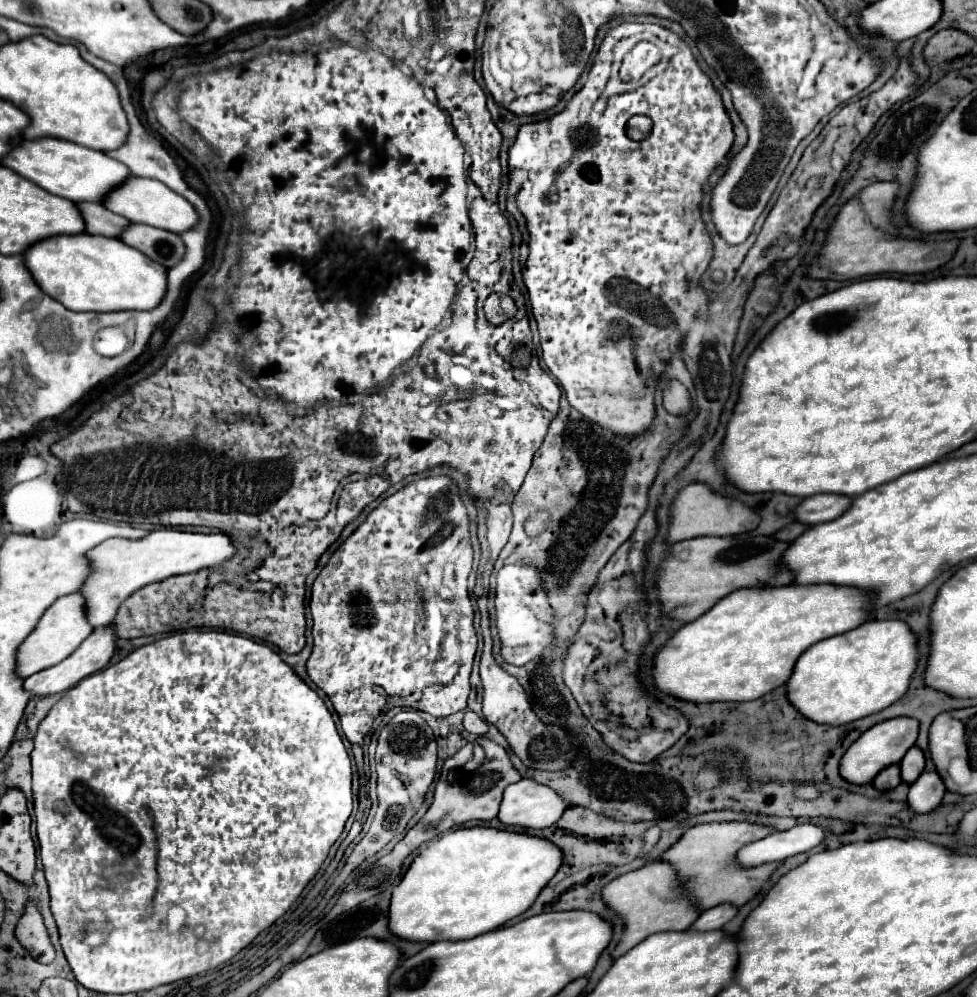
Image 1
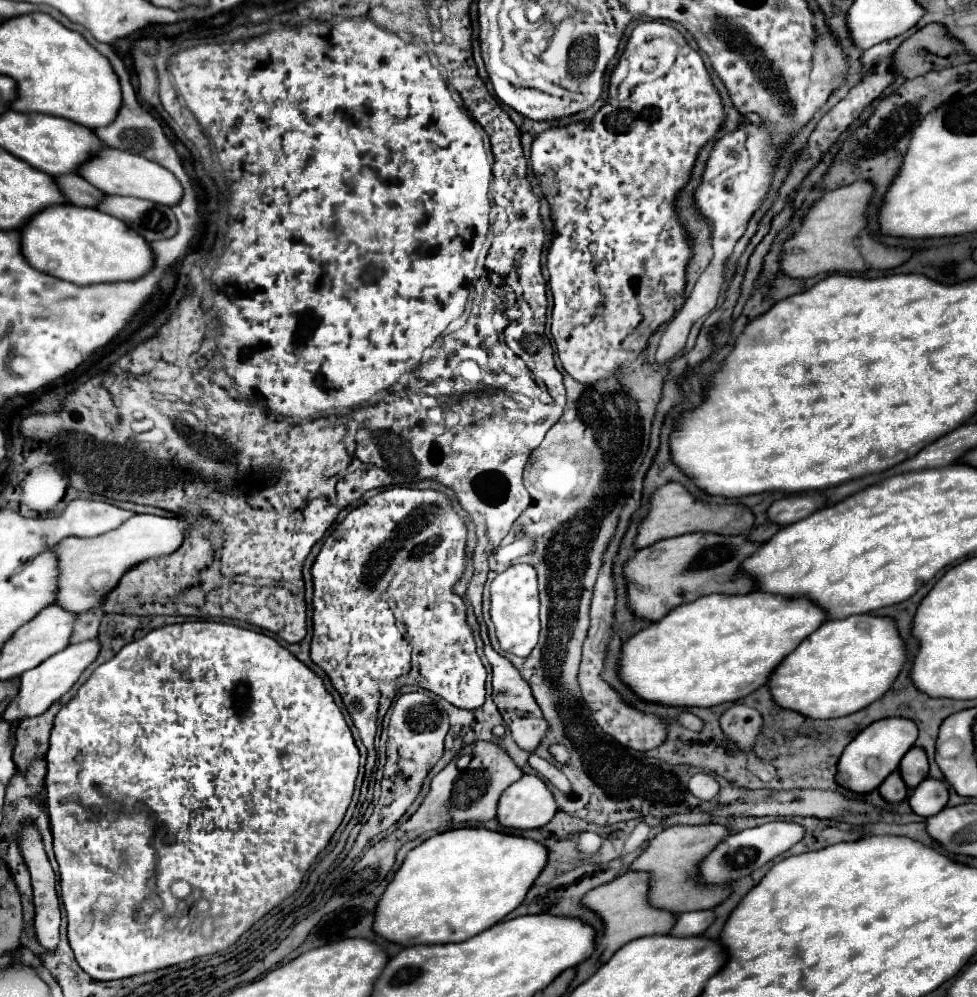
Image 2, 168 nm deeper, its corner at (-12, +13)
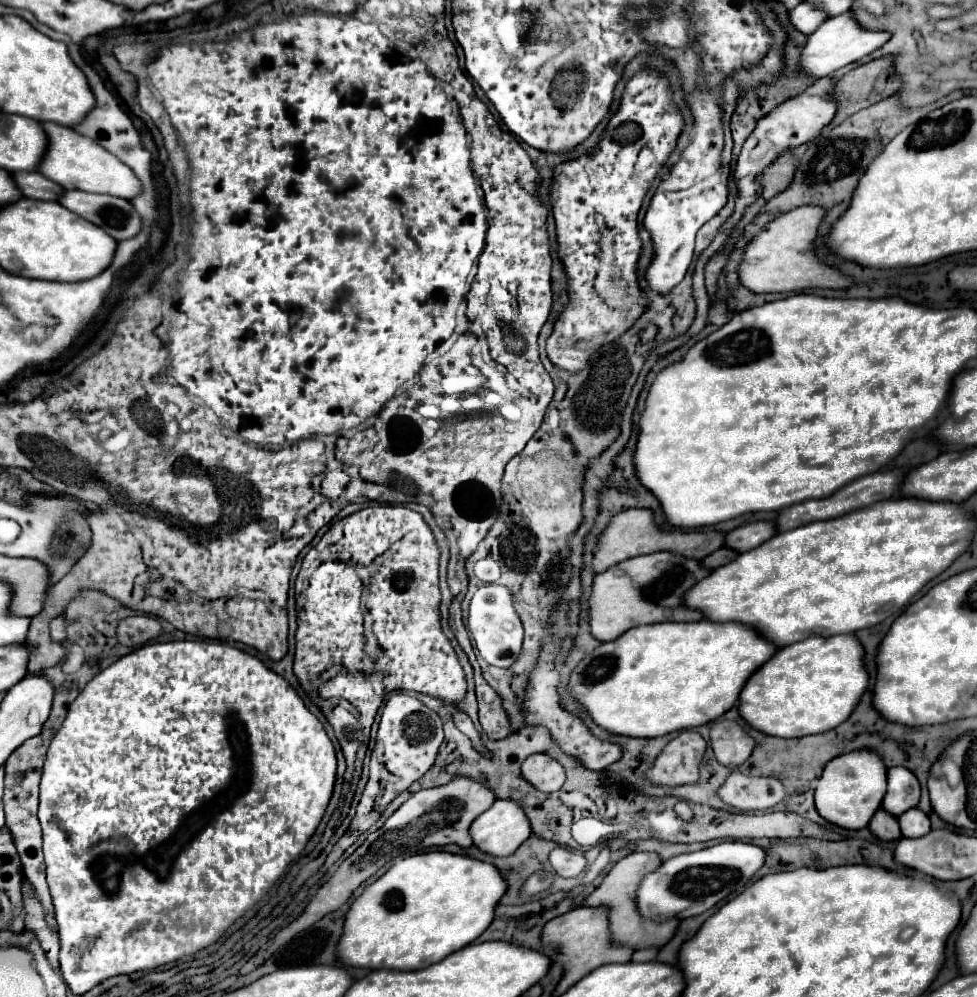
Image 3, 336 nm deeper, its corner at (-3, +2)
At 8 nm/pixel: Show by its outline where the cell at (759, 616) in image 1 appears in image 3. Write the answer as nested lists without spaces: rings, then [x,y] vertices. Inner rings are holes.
[[[655,623],[625,631],[615,641],[601,643],[587,653],[571,671],[569,693],[591,715],[593,723],[621,737],[653,739],[683,729],[695,729],[711,723],[729,711],[747,683],[749,675],[759,669],[777,651],[755,631],[739,623]]]

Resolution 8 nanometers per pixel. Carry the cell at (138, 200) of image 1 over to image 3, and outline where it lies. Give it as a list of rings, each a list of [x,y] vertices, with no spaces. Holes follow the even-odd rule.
[[[41,123],[41,127],[47,131],[47,159],[43,159],[39,173],[43,173],[47,179],[59,183],[63,189],[105,193],[121,199],[139,195],[141,183],[133,175],[133,171],[125,163],[115,159],[115,155],[111,155],[107,149],[99,147],[99,143],[75,133],[71,127],[59,127],[57,123]]]

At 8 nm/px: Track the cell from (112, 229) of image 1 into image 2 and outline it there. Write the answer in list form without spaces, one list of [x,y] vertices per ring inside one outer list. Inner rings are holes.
[[[60,176],[56,178],[60,190],[72,204],[84,206],[84,208],[98,208],[98,204],[106,198],[104,192],[100,192],[96,186],[88,184],[82,176]]]

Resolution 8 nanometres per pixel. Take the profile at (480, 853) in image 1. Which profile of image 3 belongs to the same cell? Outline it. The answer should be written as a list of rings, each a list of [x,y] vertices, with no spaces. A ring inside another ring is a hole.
[[[431,851],[431,853],[417,853],[411,857],[405,857],[401,861],[397,861],[385,875],[381,875],[375,883],[371,883],[369,887],[363,889],[363,893],[349,905],[349,911],[345,913],[345,923],[343,923],[343,935],[339,937],[339,947],[337,947],[337,961],[343,967],[351,967],[351,969],[393,969],[393,971],[417,971],[423,967],[429,967],[431,963],[437,963],[441,959],[445,959],[447,955],[455,953],[457,949],[461,949],[463,945],[473,943],[493,921],[493,913],[495,913],[495,905],[497,901],[503,897],[507,889],[507,883],[503,879],[503,875],[497,871],[495,865],[491,865],[489,861],[481,861],[481,859],[471,859],[467,855],[451,855],[451,853],[441,853],[441,851]]]

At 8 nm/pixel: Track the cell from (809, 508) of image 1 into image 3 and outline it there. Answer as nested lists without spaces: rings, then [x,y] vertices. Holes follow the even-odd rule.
[[[757,521],[747,523],[743,527],[737,527],[725,535],[725,547],[737,553],[751,551],[771,539],[775,535],[775,523],[773,521]]]

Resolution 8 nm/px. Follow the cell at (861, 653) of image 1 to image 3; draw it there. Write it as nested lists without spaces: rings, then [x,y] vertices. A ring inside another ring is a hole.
[[[833,635],[833,637],[811,637],[795,645],[781,647],[769,663],[757,669],[741,689],[737,709],[749,727],[773,737],[807,737],[815,733],[825,733],[843,723],[859,703],[867,689],[869,677],[863,667],[863,647],[853,635]]]

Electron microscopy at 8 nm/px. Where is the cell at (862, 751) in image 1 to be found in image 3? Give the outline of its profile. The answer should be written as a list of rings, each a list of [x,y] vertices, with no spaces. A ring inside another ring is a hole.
[[[867,749],[845,753],[835,759],[831,759],[815,789],[815,807],[819,815],[843,829],[859,831],[869,825],[875,811],[881,807],[881,801],[885,797],[887,787],[887,767],[883,765],[883,759]]]

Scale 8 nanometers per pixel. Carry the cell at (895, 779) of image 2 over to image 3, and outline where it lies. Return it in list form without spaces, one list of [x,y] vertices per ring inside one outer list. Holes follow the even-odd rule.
[[[879,809],[873,815],[873,819],[869,823],[869,831],[881,841],[897,841],[897,839],[901,839],[897,819],[893,815],[889,815],[887,811],[883,811],[883,809]]]

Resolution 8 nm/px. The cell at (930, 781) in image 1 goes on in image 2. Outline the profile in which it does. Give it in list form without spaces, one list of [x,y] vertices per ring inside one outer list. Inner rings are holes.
[[[924,778],[920,786],[910,792],[910,806],[920,816],[934,816],[948,804],[948,786],[938,778]]]

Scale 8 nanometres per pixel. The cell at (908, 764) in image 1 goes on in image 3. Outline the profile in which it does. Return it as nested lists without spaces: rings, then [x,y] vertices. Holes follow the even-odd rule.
[[[891,767],[887,771],[887,795],[883,799],[883,809],[893,817],[903,815],[919,803],[919,781],[905,767]]]

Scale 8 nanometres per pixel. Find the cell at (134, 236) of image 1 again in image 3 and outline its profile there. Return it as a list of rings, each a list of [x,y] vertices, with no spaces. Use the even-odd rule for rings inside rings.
[[[67,191],[59,199],[63,207],[101,227],[115,241],[131,239],[141,229],[141,217],[127,199],[117,199],[111,195],[95,195],[85,191]]]

